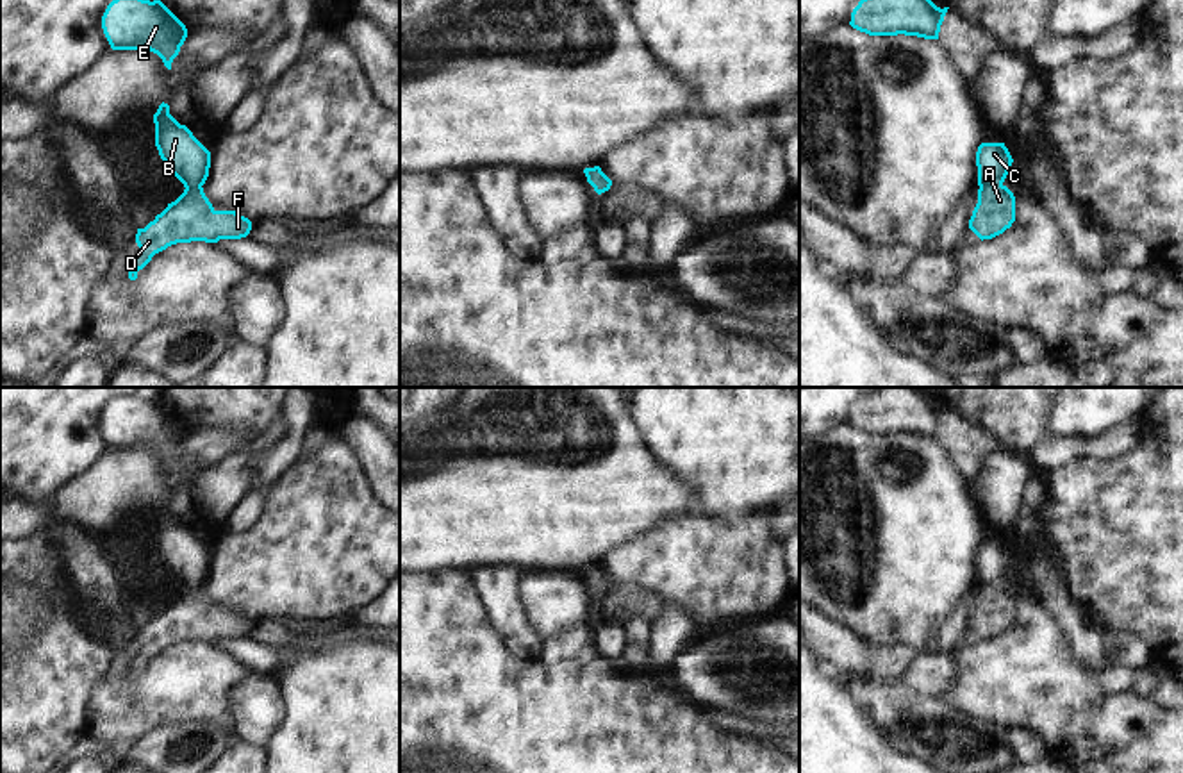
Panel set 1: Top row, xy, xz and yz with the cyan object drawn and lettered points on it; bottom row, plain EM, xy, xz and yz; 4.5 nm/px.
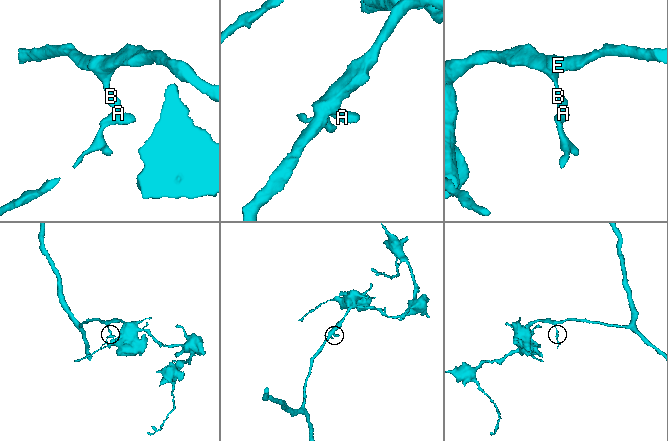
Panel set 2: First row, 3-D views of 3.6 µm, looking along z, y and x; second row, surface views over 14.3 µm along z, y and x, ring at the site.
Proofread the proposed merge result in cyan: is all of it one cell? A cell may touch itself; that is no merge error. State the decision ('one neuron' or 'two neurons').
one neuron

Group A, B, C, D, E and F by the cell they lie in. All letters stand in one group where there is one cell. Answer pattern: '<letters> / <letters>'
A B C D E F

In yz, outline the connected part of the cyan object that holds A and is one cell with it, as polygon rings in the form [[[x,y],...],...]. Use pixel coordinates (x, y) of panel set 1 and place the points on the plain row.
[[[981,543],[976,552],[978,603],[969,628],[983,641],[1003,634],[1015,621],[1015,596],[1003,584],[1013,559],[1005,543]]]

